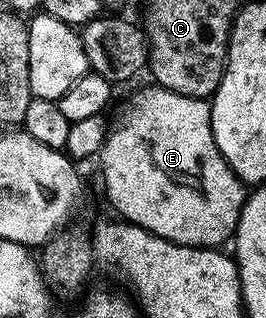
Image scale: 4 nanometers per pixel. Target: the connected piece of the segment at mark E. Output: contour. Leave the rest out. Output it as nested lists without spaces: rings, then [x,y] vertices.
[[[150,85],[144,91],[139,91],[131,99],[131,104],[123,111],[123,116],[108,130],[101,152],[101,176],[103,175],[103,187],[107,190],[107,199],[111,207],[116,211],[120,220],[128,223],[136,223],[146,231],[152,231],[157,237],[168,239],[181,245],[190,247],[213,247],[216,249],[224,246],[223,242],[234,236],[241,209],[245,205],[249,194],[248,188],[233,173],[233,169],[225,161],[221,149],[217,149],[217,141],[213,137],[213,125],[211,124],[211,104],[207,99],[194,99],[188,95],[182,95],[176,91],[166,91],[164,87]]]

